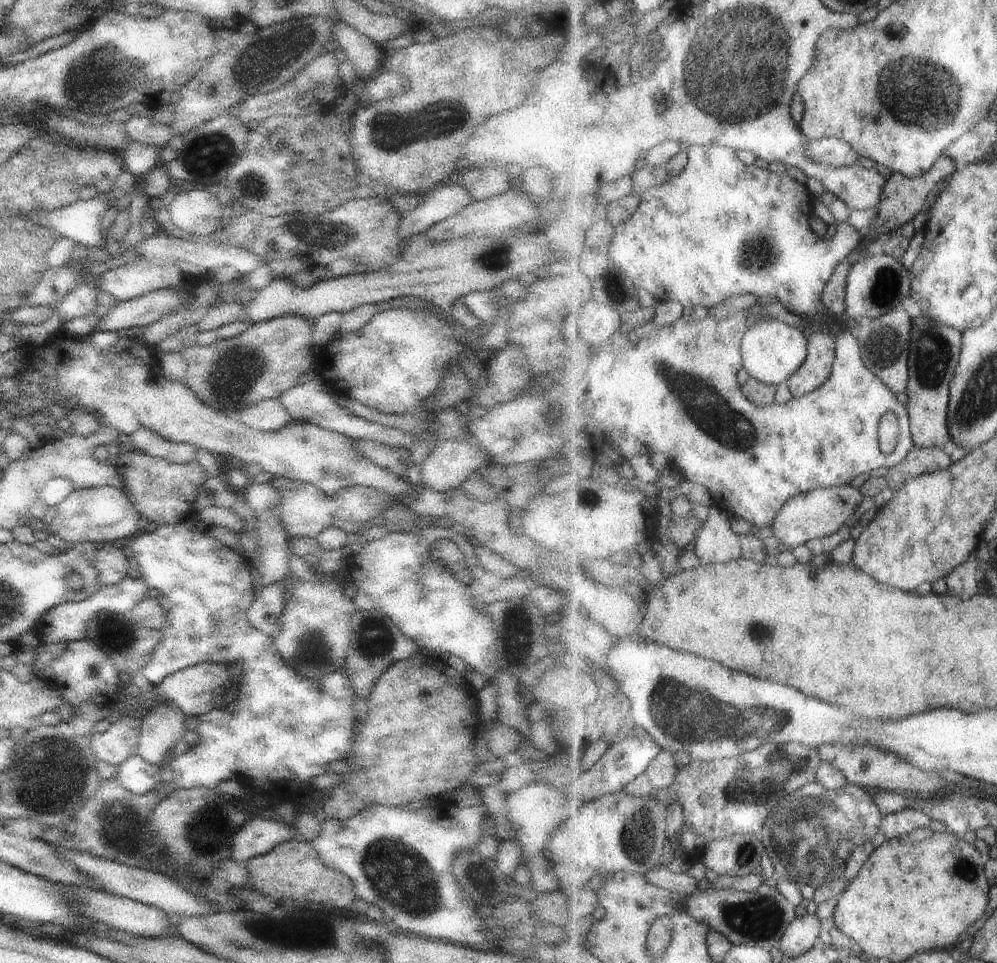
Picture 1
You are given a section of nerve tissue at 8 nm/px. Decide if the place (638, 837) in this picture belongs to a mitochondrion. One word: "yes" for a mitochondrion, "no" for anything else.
yes

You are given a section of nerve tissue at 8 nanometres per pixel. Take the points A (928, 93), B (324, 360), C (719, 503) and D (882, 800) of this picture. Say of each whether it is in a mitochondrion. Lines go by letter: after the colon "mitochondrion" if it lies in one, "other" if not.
A: mitochondrion
B: other
C: other
D: other

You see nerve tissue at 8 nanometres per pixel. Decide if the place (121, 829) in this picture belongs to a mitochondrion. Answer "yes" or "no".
yes

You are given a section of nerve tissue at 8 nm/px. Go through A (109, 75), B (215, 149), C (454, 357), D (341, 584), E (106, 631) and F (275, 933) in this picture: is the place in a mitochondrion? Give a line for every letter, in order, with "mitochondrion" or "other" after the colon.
A: mitochondrion
B: mitochondrion
C: other
D: other
E: mitochondrion
F: mitochondrion

